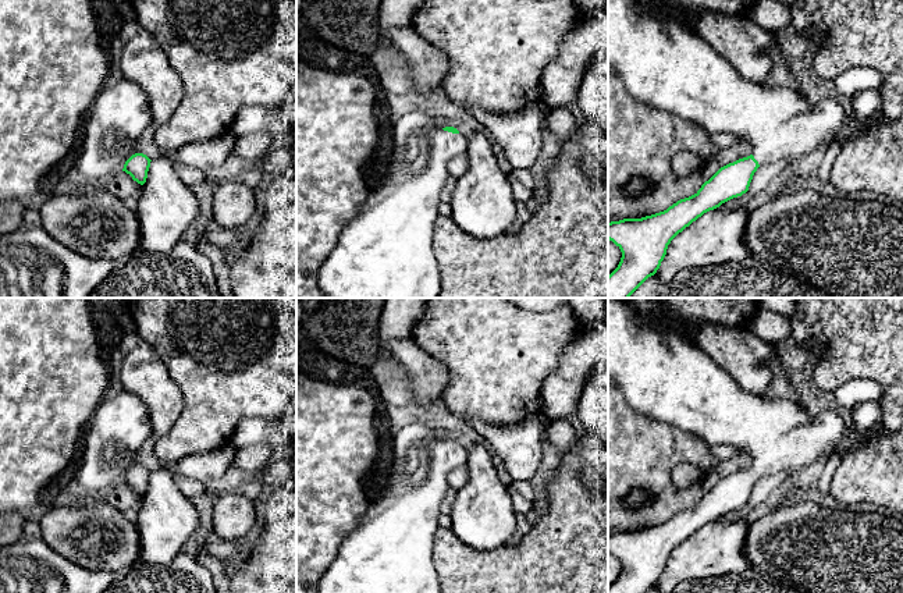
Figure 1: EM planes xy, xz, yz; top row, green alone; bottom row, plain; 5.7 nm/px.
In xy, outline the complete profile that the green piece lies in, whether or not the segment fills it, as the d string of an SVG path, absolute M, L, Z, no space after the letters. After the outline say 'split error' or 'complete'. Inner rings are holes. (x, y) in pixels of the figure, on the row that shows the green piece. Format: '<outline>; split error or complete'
M122 78L114 85L106 85L85 120L85 139L77 163L82 181L103 185L117 171L125 171L143 185L152 160L136 150L136 143L152 124L152 117L149 97L136 84Z; split error

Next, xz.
M422 110L409 111L392 124L392 152L384 170L385 178L373 189L360 206L358 214L349 220L338 237L334 251L326 258L319 270L317 285L326 298L438 298L441 277L434 256L434 228L438 219L441 191L448 177L448 163L454 156L466 155L468 139L454 127L438 128L434 120Z; split error

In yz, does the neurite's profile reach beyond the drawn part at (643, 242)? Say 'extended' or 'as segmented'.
extended

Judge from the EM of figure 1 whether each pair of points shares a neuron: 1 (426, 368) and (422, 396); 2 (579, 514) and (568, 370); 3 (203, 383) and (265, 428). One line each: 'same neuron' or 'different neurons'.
1: same neuron
2: different neurons
3: different neurons

